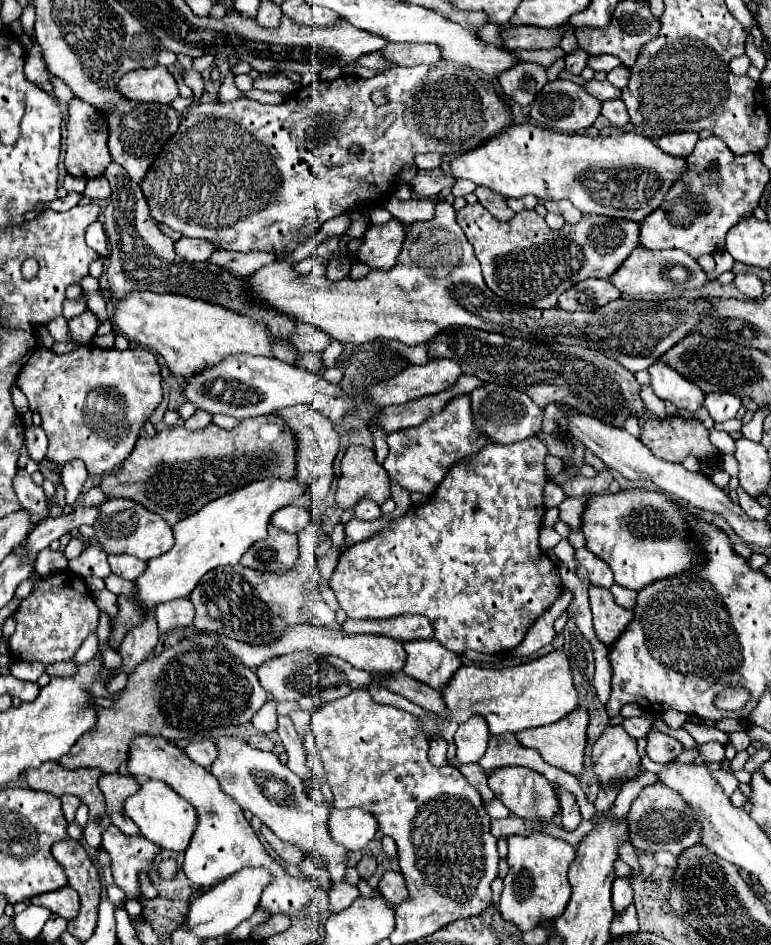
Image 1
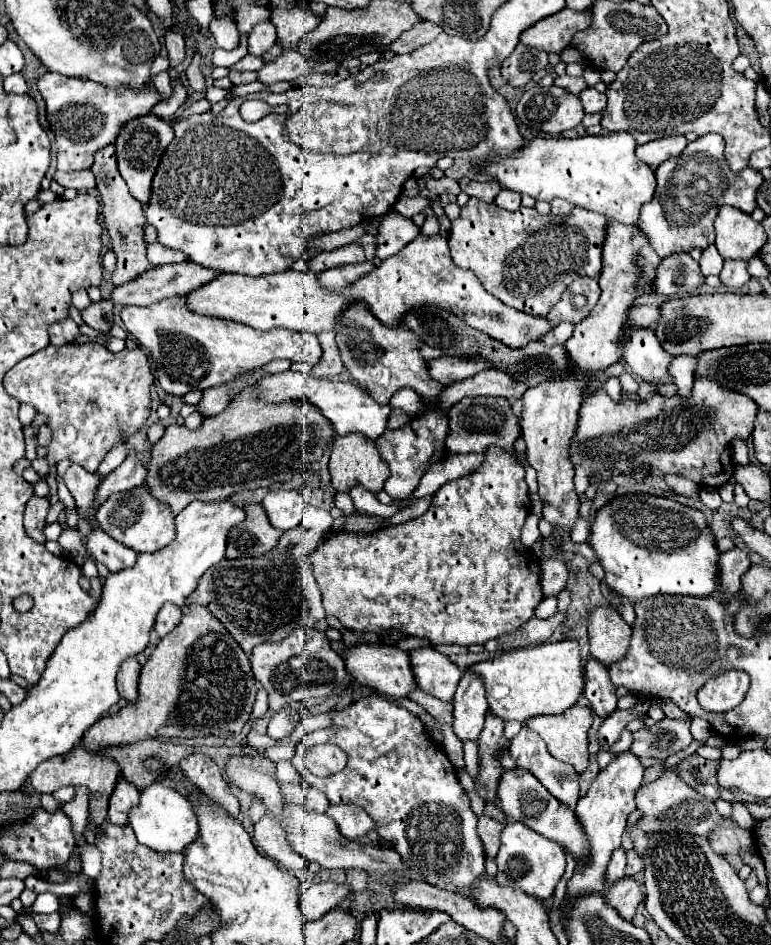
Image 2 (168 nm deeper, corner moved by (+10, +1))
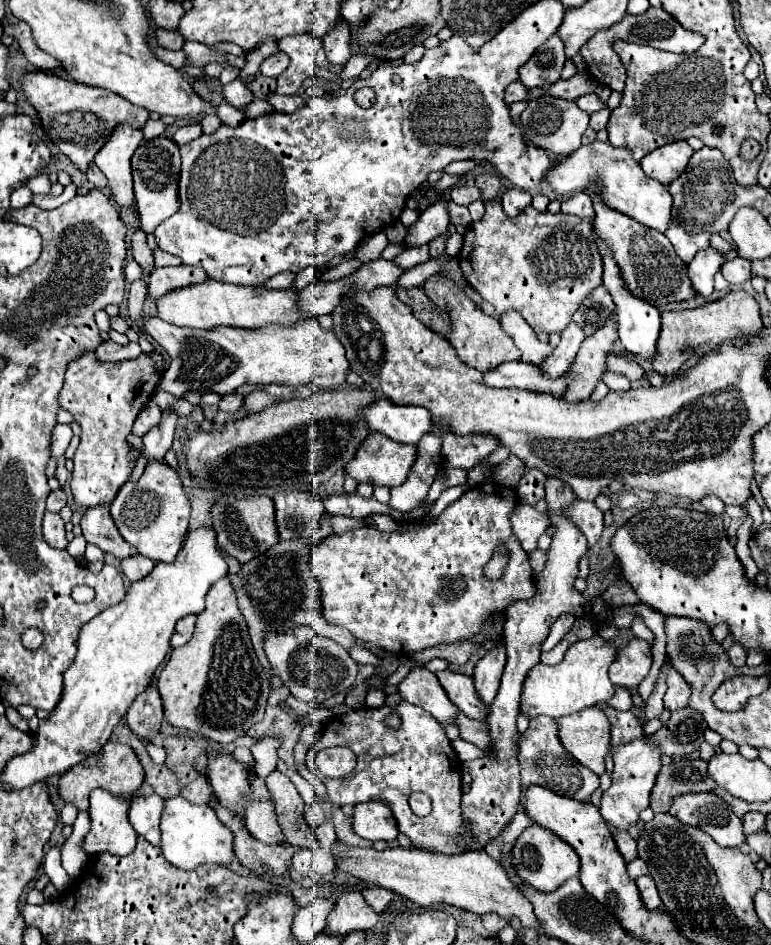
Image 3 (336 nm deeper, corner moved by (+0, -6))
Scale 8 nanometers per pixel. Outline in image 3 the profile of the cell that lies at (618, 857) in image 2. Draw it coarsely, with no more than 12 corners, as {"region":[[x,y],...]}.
{"region":[[626,830],[610,832],[626,862],[638,856],[636,840]]}

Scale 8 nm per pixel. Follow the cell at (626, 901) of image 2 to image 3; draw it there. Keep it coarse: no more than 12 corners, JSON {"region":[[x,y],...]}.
{"region":[[652,876],[638,878],[640,896],[648,908],[660,908],[662,900]]}

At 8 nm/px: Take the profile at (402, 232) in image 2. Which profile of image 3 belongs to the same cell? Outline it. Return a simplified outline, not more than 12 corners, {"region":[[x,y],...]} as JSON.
{"region":[[448,202],[430,204],[410,226],[408,246],[422,246],[448,230]]}

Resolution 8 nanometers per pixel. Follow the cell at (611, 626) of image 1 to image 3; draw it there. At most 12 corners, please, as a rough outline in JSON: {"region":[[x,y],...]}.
{"region":[[644,640],[618,650],[614,686],[634,690],[648,676],[652,652]]}

